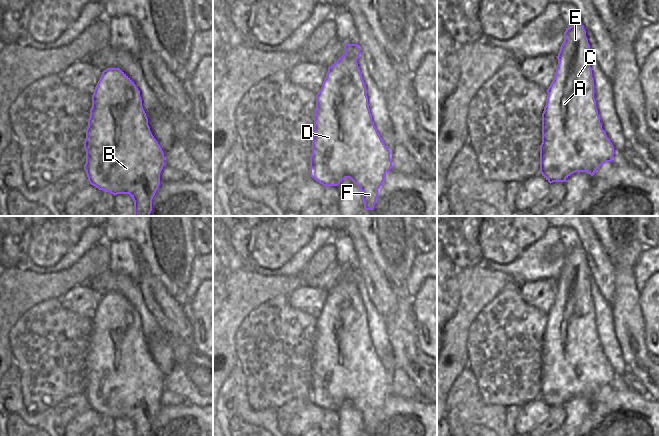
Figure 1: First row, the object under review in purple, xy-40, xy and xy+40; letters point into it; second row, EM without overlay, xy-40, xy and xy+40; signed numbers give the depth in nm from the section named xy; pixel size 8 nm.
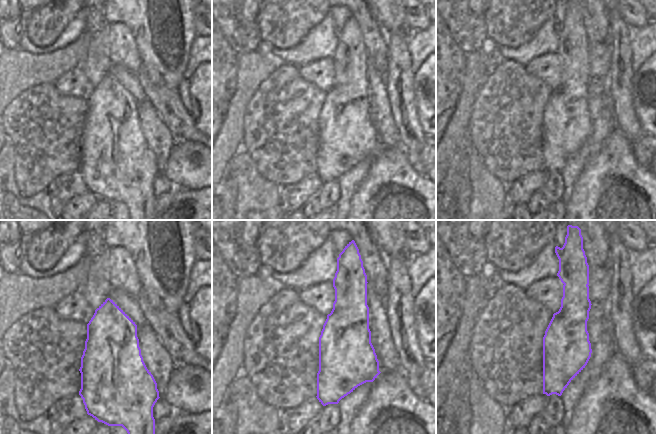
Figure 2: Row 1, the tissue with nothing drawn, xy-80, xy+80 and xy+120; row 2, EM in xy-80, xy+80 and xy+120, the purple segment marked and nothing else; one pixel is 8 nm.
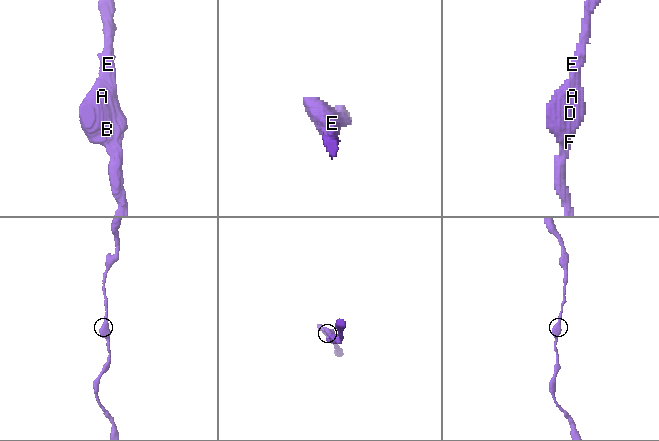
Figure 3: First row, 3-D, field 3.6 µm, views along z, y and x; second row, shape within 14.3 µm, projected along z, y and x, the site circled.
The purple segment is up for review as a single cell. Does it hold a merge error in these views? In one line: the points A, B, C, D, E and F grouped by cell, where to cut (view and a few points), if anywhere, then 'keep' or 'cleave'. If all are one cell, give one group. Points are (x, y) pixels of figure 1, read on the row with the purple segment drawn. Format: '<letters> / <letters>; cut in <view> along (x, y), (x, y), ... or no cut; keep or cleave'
A B C D E F; no cut; keep

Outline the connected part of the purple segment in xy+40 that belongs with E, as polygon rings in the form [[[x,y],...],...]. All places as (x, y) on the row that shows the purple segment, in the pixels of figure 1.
[[[577,22],[566,28],[564,41],[556,56],[558,65],[554,79],[548,89],[546,105],[542,113],[542,143],[540,145],[540,173],[551,184],[564,182],[575,172],[587,172],[594,175],[596,169],[605,162],[611,162],[614,155],[614,147],[602,129],[600,117],[596,109],[594,99],[594,79],[590,67],[590,45],[586,37],[586,31],[581,22]]]

